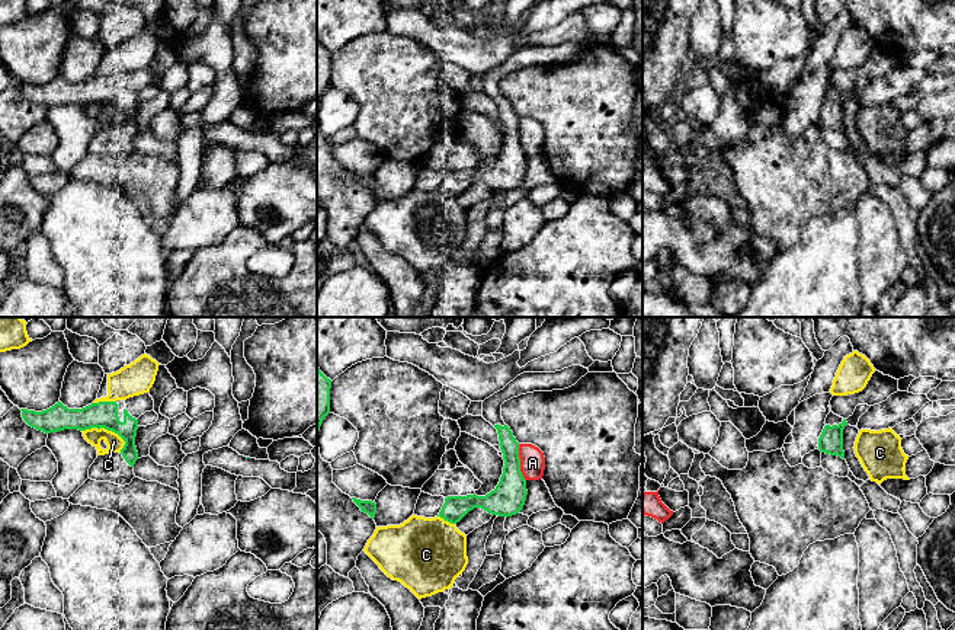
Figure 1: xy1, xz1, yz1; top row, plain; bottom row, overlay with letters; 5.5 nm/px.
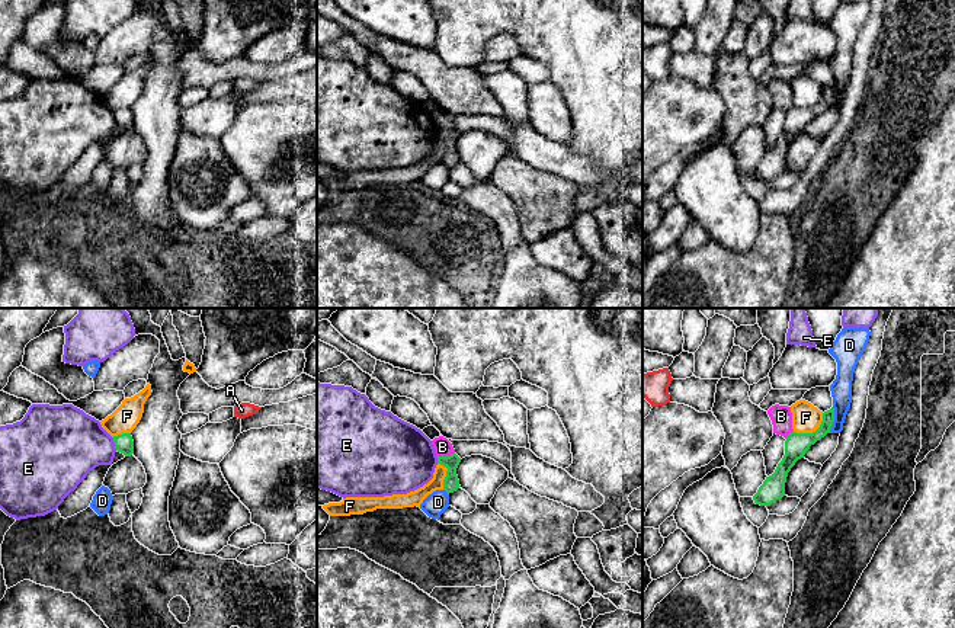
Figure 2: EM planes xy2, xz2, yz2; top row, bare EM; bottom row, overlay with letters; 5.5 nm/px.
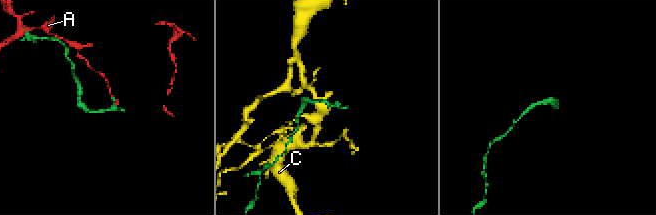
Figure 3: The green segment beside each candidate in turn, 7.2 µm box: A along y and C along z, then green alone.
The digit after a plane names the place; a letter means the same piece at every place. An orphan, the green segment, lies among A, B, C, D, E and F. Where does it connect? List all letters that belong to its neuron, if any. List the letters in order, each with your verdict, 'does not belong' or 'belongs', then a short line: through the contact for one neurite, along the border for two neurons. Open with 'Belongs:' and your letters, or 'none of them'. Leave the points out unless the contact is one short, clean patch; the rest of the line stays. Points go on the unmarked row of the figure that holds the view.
Belongs: none of them
A: does not belong; line xz1 (518, 118), (519, 144), (525, 154)
B: does not belong; line xz2 (454, 127), (438, 131)
C: does not belong
D: does not belong; line yz2 (833, 82), (833, 99), (829, 106)
E: does not belong; line xy2 (112, 112), (117, 124)
F: does not belong; line yz2 (823, 87), (823, 95), (814, 105), (792, 105)

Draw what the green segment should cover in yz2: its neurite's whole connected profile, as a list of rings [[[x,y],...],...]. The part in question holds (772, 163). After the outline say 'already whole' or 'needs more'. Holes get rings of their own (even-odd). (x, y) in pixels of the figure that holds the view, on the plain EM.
[[[831,81],[830,84],[823,87],[823,96],[815,106],[797,108],[792,105],[788,109],[785,115],[785,129],[782,135],[778,138],[775,147],[766,151],[757,167],[753,170],[756,179],[767,182],[785,170],[785,157],[788,147],[798,134],[804,132],[811,119],[830,108],[833,96],[834,83]]]; already whole

